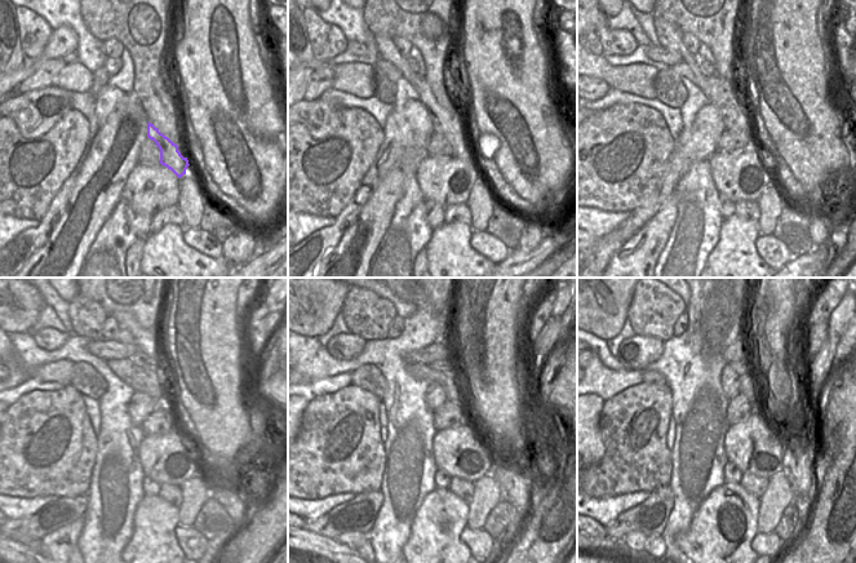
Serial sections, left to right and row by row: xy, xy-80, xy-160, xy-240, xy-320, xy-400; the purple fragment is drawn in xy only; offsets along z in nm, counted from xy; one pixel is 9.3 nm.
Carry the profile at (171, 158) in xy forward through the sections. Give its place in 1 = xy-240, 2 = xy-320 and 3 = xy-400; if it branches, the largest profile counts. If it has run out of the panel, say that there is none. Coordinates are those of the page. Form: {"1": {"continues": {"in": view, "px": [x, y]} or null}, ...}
{"1": {"continues": {"in": "xy-240", "px": [87, 317]}}, "2": {"continues": {"in": "xy-320", "px": [367, 314]}}, "3": {"continues": {"in": "xy-400", "px": [655, 309]}}}

